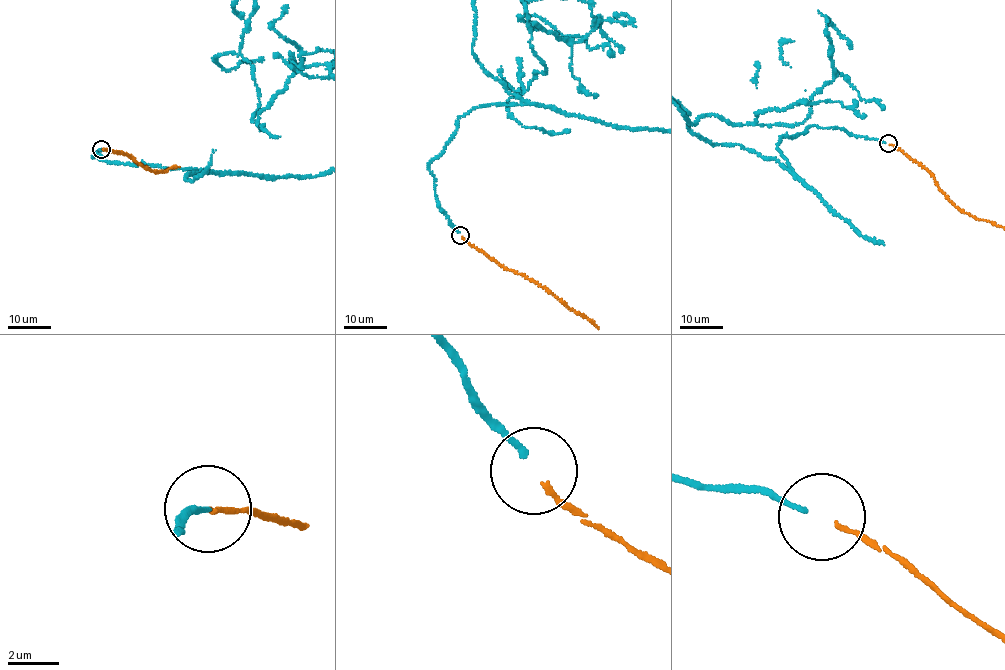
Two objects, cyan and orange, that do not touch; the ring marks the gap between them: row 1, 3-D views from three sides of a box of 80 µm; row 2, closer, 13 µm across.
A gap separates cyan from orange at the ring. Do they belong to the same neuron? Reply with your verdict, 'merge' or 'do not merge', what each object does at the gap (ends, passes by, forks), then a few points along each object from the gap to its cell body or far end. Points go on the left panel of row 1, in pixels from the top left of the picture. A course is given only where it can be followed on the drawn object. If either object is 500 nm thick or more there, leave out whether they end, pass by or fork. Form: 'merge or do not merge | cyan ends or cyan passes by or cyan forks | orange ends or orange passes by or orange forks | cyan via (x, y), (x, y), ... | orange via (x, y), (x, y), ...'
merge | cyan ends | orange ends

